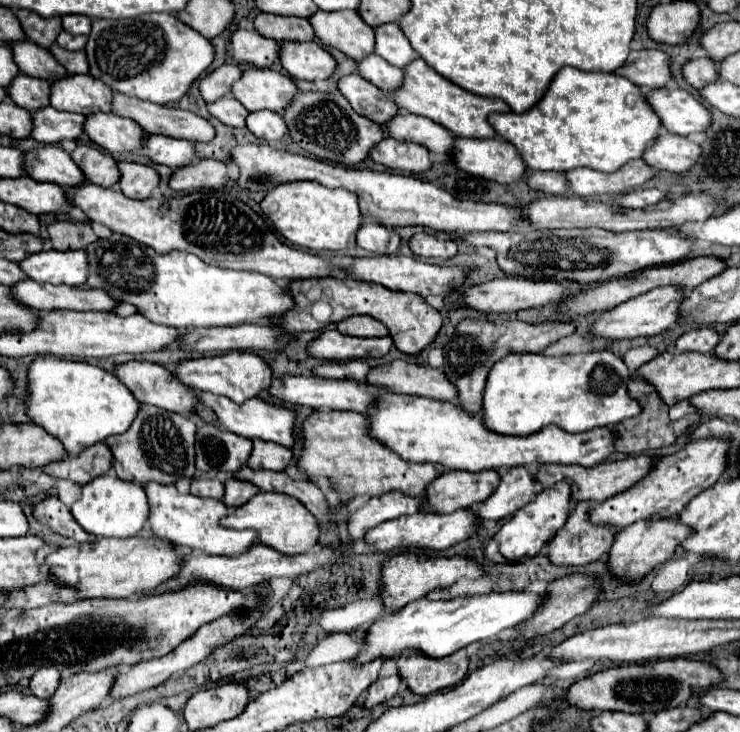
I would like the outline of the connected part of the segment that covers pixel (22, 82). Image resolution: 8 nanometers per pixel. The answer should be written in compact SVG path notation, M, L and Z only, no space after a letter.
M18 74L6 90L8 90L10 100L26 110L34 110L34 108L38 110L38 108L44 108L50 104L48 102L48 90L50 90L48 80Z

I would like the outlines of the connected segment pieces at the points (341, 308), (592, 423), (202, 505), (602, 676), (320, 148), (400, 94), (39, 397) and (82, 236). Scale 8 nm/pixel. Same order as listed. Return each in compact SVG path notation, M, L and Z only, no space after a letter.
M306 278L306 280L292 280L288 284L288 292L294 298L294 306L282 314L276 316L276 324L282 324L282 330L286 334L298 334L298 332L316 332L326 326L324 320L318 320L312 316L312 308L316 302L326 302L332 310L330 322L340 322L344 318L356 316L356 314L368 314L376 320L380 320L392 334L394 346L400 352L406 354L418 354L424 350L438 334L442 326L442 314L426 304L426 300L418 294L406 294L406 292L392 292L378 284L368 284L352 278Z
M610 352L542 356L508 354L488 374L484 390L484 422L498 434L524 436L556 424L566 432L586 432L598 426L614 426L642 412L626 386L630 380L624 360Z
M150 482L146 486L150 498L150 528L156 536L170 540L174 548L186 548L189 554L234 556L248 552L258 542L256 530L230 530L220 526L220 520L228 516L228 506L222 500L198 498L192 494L180 494L174 486L162 486Z
M686 658L654 660L646 664L624 664L596 672L594 676L574 682L566 690L564 698L570 706L580 710L618 710L650 716L668 706L684 706L692 694L708 690L720 680L722 674L708 662L696 662Z
M300 92L292 98L292 102L280 114L286 122L288 136L300 148L304 148L306 152L310 152L320 160L328 160L344 166L358 164L368 156L368 150L382 140L380 126L356 114L342 94Z
M422 58L412 60L402 70L404 70L404 80L402 80L400 88L390 92L390 98L400 108L400 112L414 112L414 114L426 116L456 136L492 138L492 136L496 136L496 132L488 124L488 114L510 110L498 98L484 98L484 96L476 96L472 92L458 88L450 80L446 80L438 72L434 72Z
M38 356L28 370L28 386L30 400L26 414L32 418L32 422L40 424L44 430L58 436L70 454L78 454L84 446L102 442L112 434L126 432L140 410L140 402L136 402L132 392L120 382L118 376L80 360L58 360L52 356Z
M56 220L48 224L48 234L54 244L54 250L72 250L72 248L86 248L90 242L98 240L92 232L88 222L70 222L70 220Z

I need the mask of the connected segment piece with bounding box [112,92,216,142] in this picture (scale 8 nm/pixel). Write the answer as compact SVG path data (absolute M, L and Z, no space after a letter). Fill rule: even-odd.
M114 92L112 112L134 120L148 134L164 134L170 138L184 138L190 142L210 142L216 136L214 126L198 114L180 108L168 108L168 106L144 102L138 98L124 96L120 92ZM154 130L178 130L180 134L154 132Z

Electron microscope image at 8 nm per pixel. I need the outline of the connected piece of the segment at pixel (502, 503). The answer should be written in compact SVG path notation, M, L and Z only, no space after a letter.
M514 466L500 478L496 492L486 502L476 506L476 514L482 524L488 520L496 522L504 516L512 516L516 510L526 506L538 490L540 486L534 474L526 466Z

